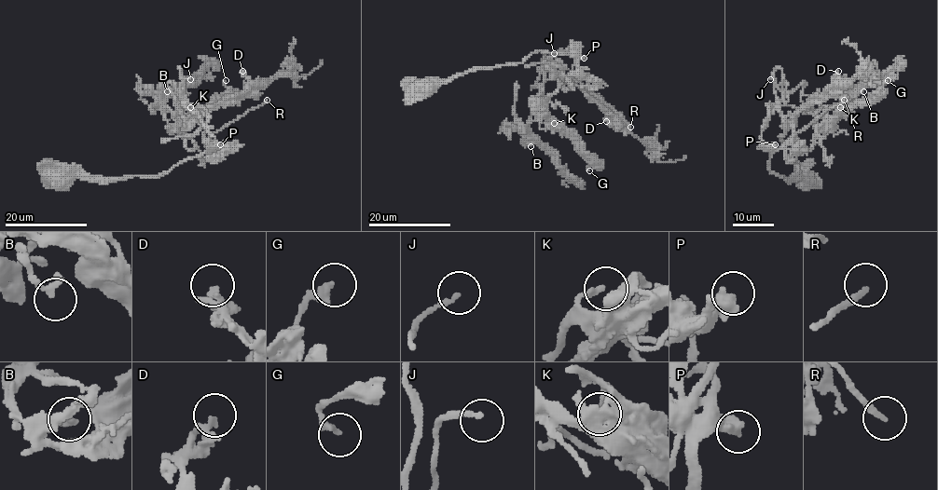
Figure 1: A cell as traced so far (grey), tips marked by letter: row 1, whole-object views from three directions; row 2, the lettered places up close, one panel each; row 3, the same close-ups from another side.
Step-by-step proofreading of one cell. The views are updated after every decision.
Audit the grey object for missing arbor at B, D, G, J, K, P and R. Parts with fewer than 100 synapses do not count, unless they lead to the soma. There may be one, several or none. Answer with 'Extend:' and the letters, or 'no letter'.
Extend: no letter

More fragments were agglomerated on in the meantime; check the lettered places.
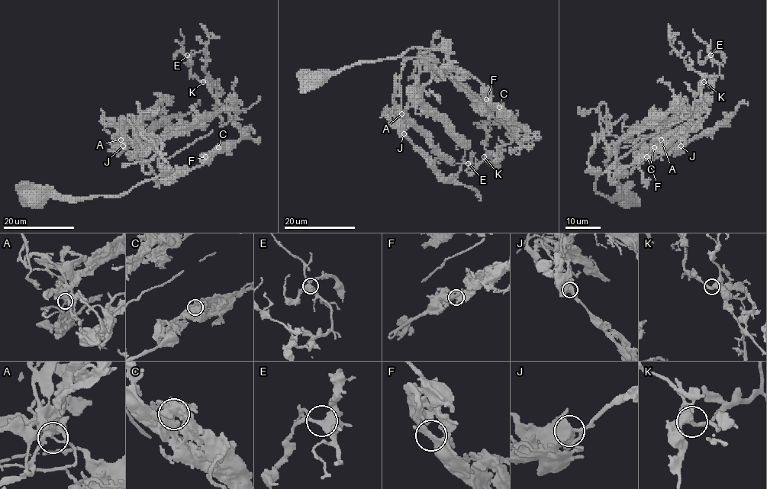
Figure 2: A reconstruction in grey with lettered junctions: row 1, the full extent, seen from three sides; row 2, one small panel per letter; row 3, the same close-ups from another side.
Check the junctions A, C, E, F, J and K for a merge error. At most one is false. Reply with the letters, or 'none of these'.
none of these

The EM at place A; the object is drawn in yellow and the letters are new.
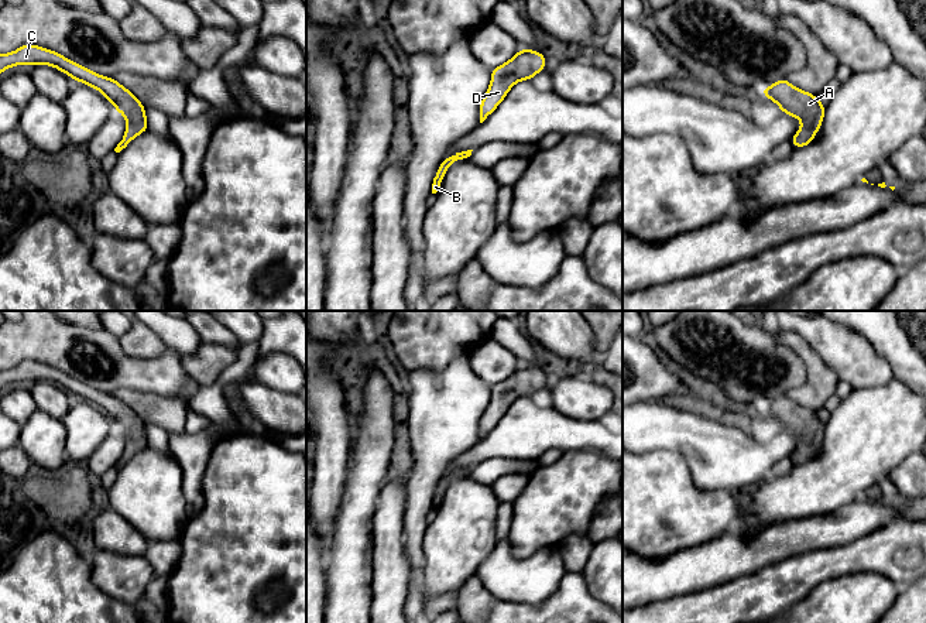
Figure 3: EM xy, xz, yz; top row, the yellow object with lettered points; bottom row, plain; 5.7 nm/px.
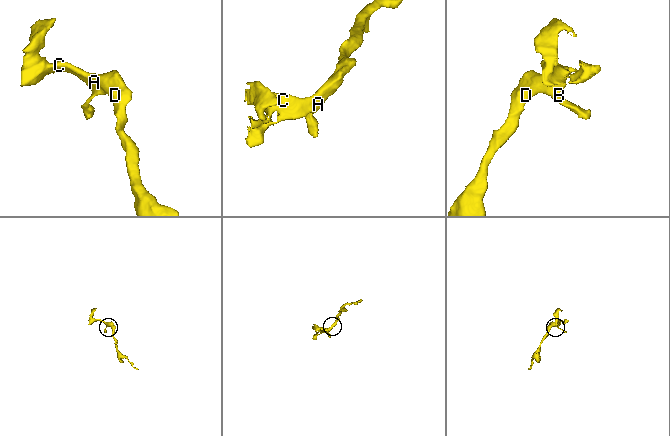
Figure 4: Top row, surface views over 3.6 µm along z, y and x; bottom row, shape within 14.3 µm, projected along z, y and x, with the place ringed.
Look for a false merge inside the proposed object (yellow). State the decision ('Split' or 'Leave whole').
Leave whole

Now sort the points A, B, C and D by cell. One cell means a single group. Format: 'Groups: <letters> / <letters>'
Groups: A B C D

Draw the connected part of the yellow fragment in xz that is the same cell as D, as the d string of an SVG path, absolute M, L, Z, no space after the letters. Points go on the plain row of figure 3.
M521 364L511 376L493 384L488 405L479 422L480 439L500 422L515 400L531 397L542 388L546 376L539 367Z

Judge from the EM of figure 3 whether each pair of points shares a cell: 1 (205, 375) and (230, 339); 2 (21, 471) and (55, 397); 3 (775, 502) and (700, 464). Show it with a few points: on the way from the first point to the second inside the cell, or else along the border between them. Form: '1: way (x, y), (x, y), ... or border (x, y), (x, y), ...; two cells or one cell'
1: border (202, 342), (225, 343), (236, 351); two cells
2: way (21, 452), (27, 440), (44, 423), (45, 416); one cell
3: border (770, 473), (741, 495); two cells

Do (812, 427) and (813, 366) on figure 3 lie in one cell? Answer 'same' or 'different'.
same

